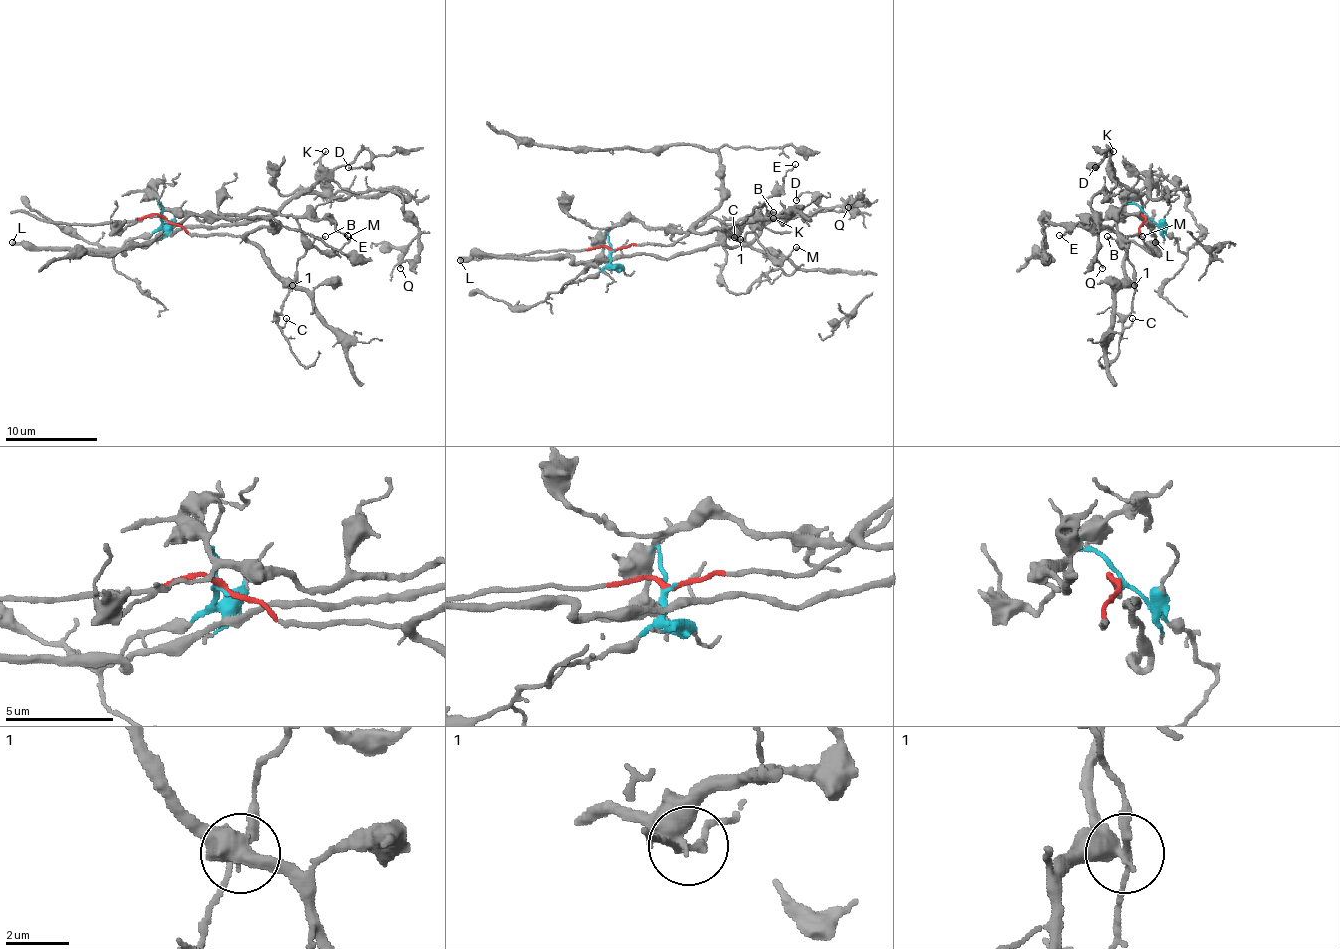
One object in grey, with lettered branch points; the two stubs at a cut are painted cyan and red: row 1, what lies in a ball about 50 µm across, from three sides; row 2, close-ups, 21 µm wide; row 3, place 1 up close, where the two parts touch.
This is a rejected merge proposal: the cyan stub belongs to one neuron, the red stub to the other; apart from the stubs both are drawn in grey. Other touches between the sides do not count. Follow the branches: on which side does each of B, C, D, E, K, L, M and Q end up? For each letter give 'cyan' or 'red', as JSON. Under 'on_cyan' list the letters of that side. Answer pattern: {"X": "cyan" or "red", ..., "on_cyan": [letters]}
{"B": "cyan", "C": "cyan", "D": "cyan", "E": "cyan", "K": "cyan", "L": "cyan", "M": "cyan", "Q": "cyan", "on_cyan": ["B", "C", "D", "E", "K", "L", "M", "Q"]}

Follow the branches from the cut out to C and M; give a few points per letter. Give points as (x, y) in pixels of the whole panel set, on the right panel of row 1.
C: (1144, 220), (1137, 206), (1126, 203), (1117, 213), (1124, 220), (1112, 208), (1135, 289), (1124, 324), (1133, 319)
M: (1144, 220), (1137, 206), (1126, 203), (1117, 213), (1124, 220), (1112, 208), (1117, 229), (1154, 250), (1142, 236)

